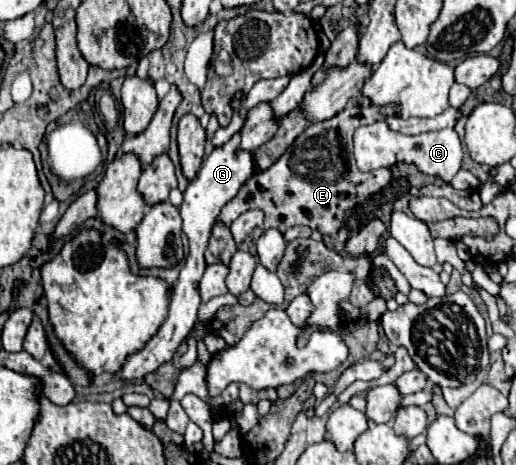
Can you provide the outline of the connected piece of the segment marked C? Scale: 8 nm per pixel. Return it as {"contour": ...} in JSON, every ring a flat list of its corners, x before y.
{"contour":[[384,123,360,127,354,133,354,153,356,153,356,163,362,171,372,171,380,167,392,167,400,161,414,163,422,173,436,175,444,179,446,183,458,173,462,167,462,143,456,135,454,129,442,129,434,133,420,133,420,135,402,135]]}

